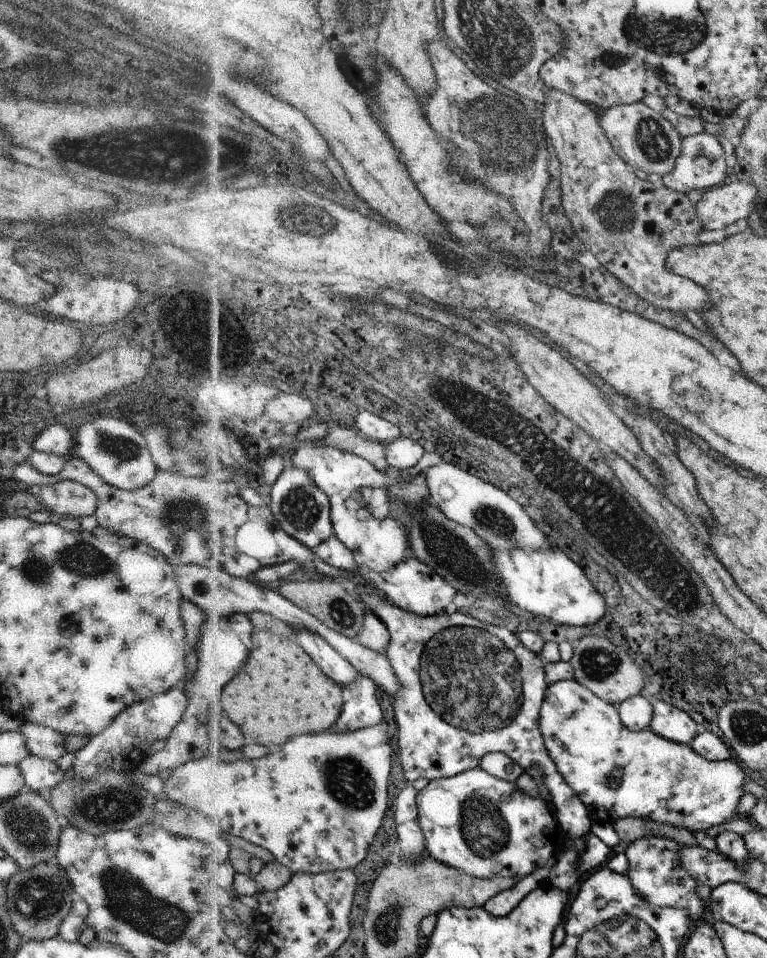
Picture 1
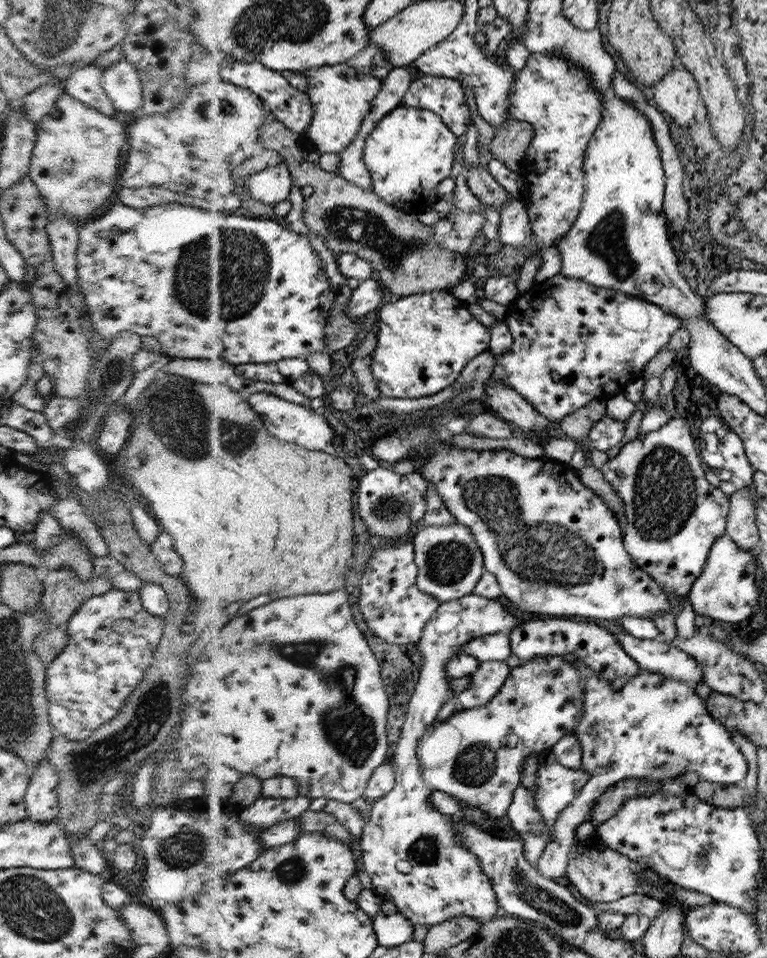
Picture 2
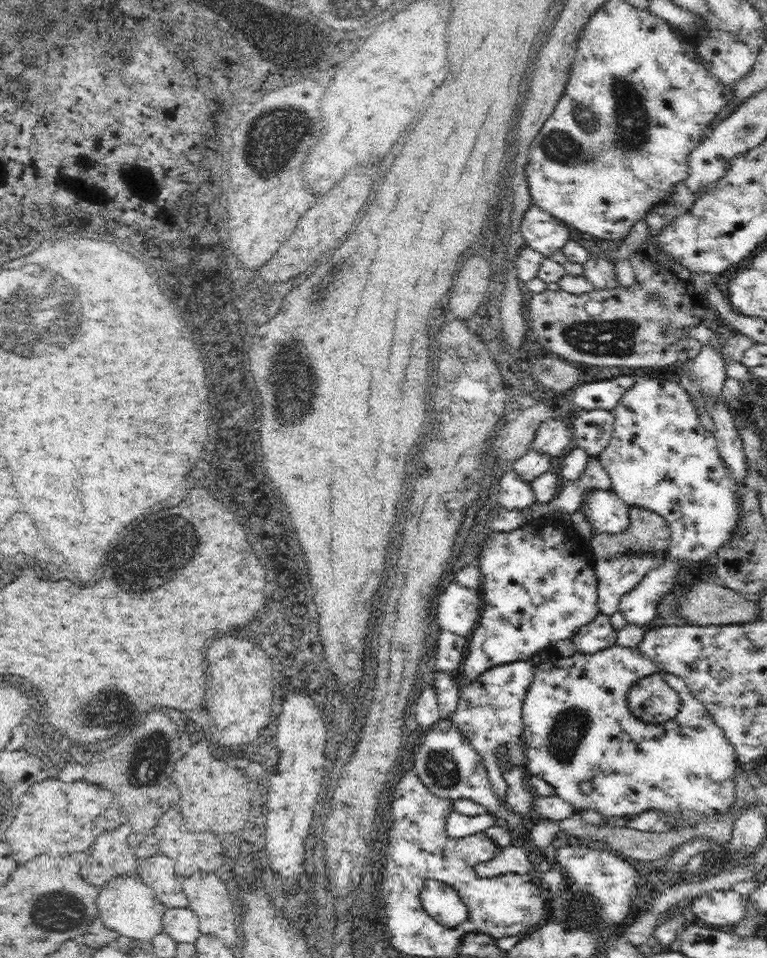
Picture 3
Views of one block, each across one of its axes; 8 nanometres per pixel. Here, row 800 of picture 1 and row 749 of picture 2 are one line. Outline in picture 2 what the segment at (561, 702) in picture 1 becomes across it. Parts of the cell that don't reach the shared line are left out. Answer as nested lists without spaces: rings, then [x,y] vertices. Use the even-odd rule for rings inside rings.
[[[568,657],[581,673],[585,693],[585,708],[581,722],[573,733],[581,741],[582,768],[591,774],[580,794],[558,815],[552,841],[548,842],[536,862],[539,873],[555,881],[568,875],[570,854],[579,844],[576,828],[590,820],[598,798],[624,779],[663,781],[685,772],[697,772],[700,780],[723,785],[742,785],[748,762],[730,740],[730,734],[708,714],[706,704],[690,686],[680,680],[666,678],[657,672],[640,668],[626,687],[615,691],[612,681],[584,660]]]

